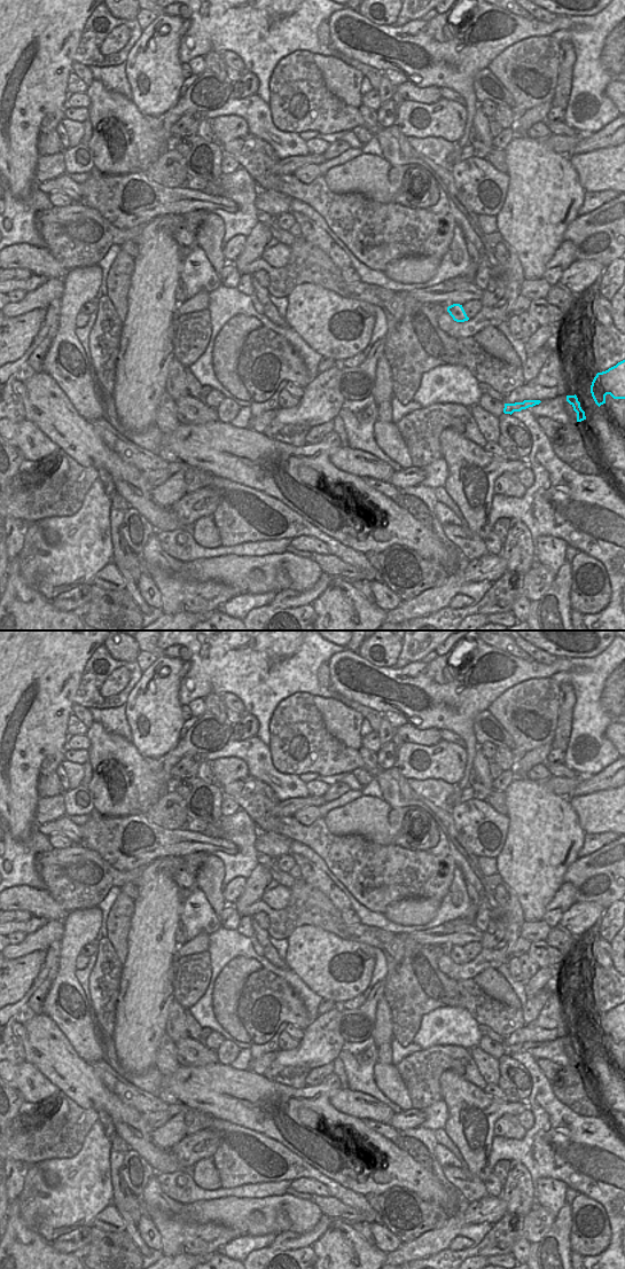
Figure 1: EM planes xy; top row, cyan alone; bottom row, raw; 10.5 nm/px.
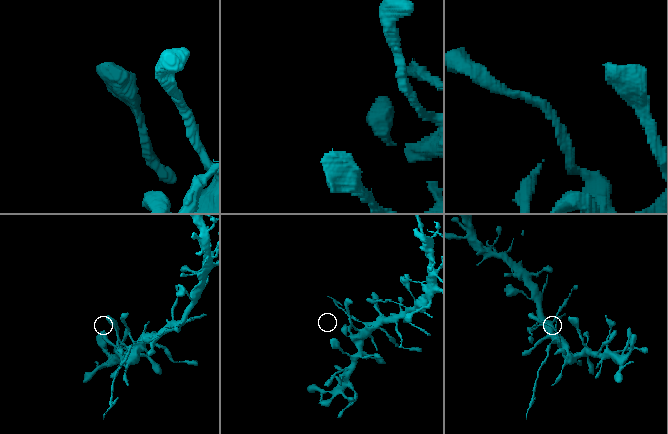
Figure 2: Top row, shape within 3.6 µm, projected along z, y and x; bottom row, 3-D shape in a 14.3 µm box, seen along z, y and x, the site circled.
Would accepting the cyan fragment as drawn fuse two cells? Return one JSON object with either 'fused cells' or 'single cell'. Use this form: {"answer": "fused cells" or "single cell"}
{"answer": "fused cells"}

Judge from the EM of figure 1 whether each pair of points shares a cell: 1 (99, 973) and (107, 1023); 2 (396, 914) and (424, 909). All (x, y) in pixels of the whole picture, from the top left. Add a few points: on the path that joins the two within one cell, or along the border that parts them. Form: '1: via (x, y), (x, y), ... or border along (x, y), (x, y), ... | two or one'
1: via (103, 986), (103, 1010) | one
2: via (403, 913), (418, 911) | one

